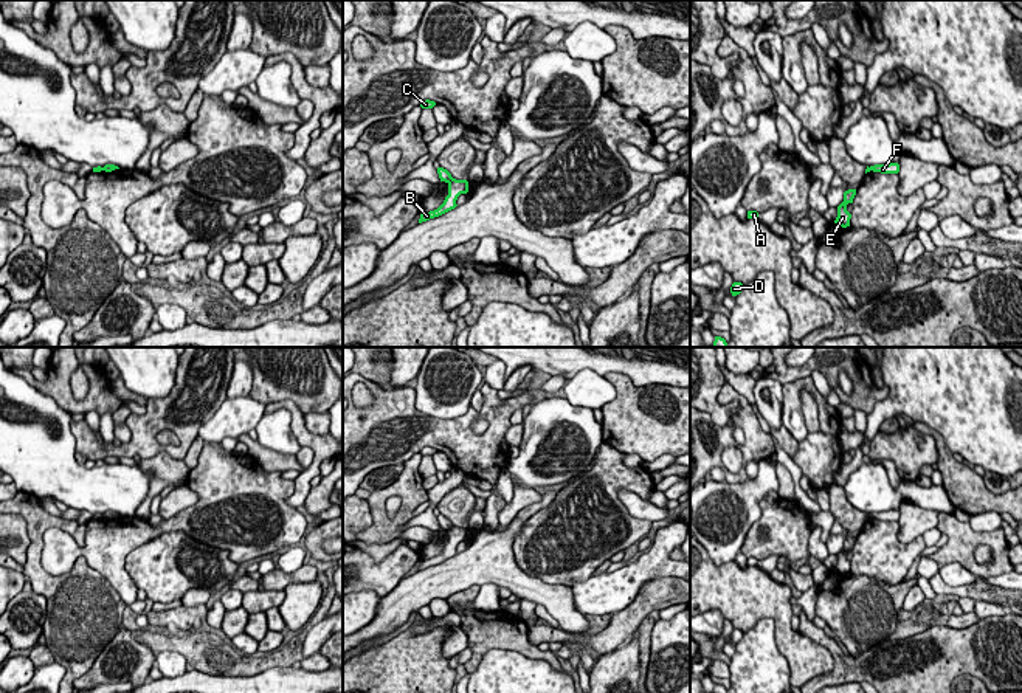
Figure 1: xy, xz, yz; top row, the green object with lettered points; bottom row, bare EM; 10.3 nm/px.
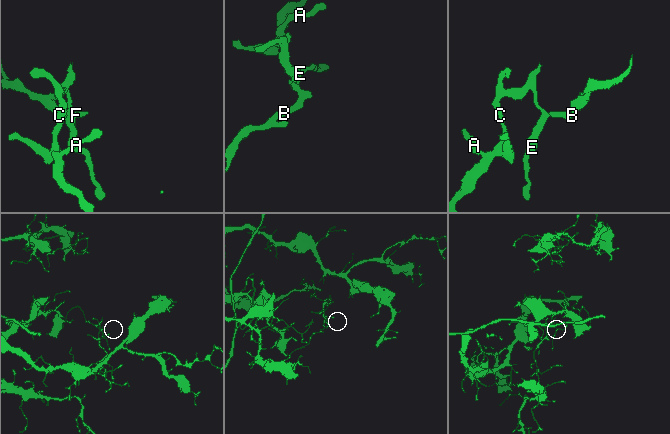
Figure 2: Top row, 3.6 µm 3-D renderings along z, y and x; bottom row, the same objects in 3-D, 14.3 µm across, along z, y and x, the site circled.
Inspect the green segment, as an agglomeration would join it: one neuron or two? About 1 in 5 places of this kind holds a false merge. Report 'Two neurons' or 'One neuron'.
Two neurons

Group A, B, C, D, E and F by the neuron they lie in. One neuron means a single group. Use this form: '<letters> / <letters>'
A C D E / B F

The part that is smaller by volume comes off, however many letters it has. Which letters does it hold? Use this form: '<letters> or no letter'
A, C, D, E

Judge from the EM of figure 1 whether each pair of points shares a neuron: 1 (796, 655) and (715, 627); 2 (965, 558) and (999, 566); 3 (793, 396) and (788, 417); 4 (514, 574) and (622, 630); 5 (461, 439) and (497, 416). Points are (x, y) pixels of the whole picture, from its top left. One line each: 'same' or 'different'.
1: different
2: same
3: same
4: different
5: same

